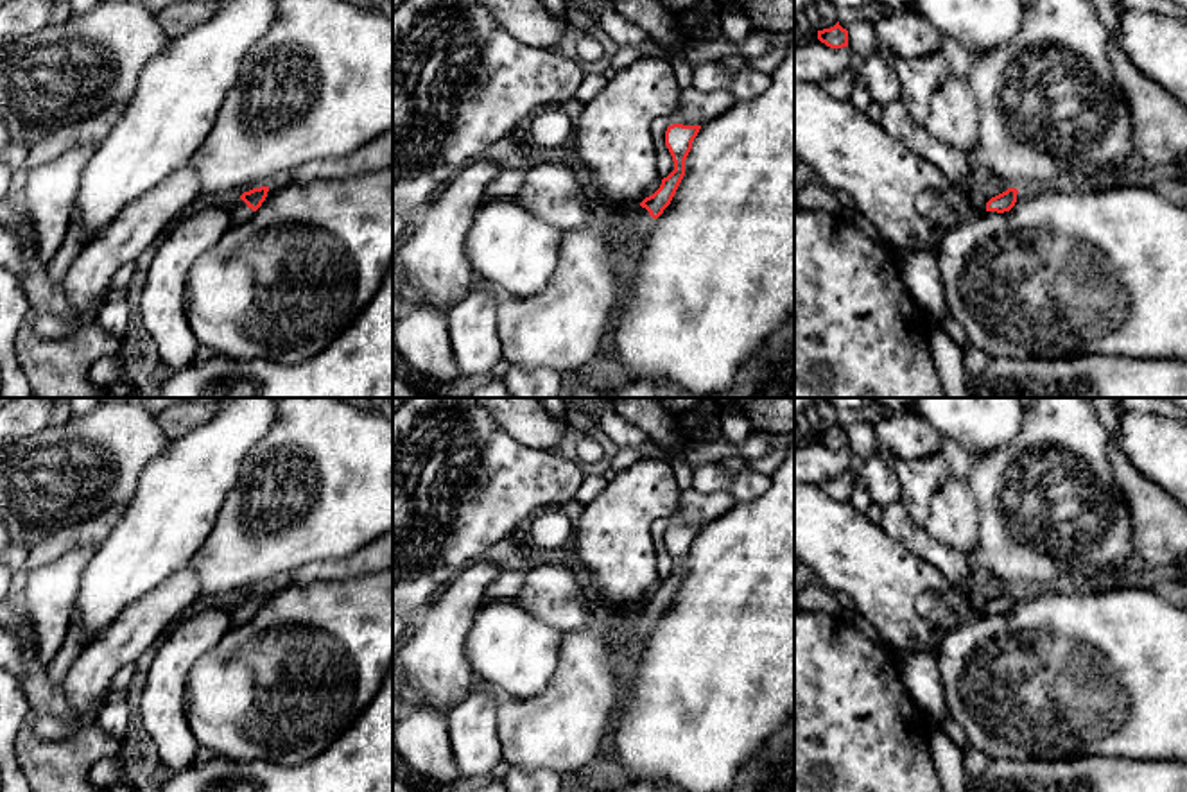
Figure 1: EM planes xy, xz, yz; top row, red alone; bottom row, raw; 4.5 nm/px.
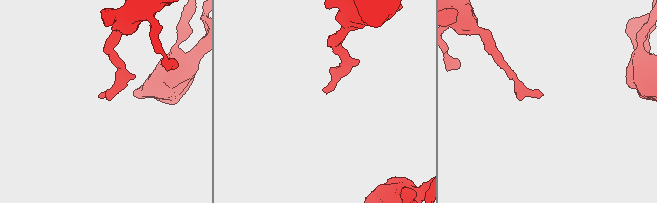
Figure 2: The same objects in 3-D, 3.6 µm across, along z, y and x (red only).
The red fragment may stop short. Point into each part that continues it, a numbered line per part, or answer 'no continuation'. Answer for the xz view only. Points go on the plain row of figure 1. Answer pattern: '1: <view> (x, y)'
1: xz (637, 626)

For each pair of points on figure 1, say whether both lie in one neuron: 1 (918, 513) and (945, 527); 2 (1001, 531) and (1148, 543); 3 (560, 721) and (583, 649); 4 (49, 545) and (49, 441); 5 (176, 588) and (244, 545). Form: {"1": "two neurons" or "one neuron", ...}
{"1": "two neurons", "2": "two neurons", "3": "one neuron", "4": "two neurons", "5": "two neurons"}

